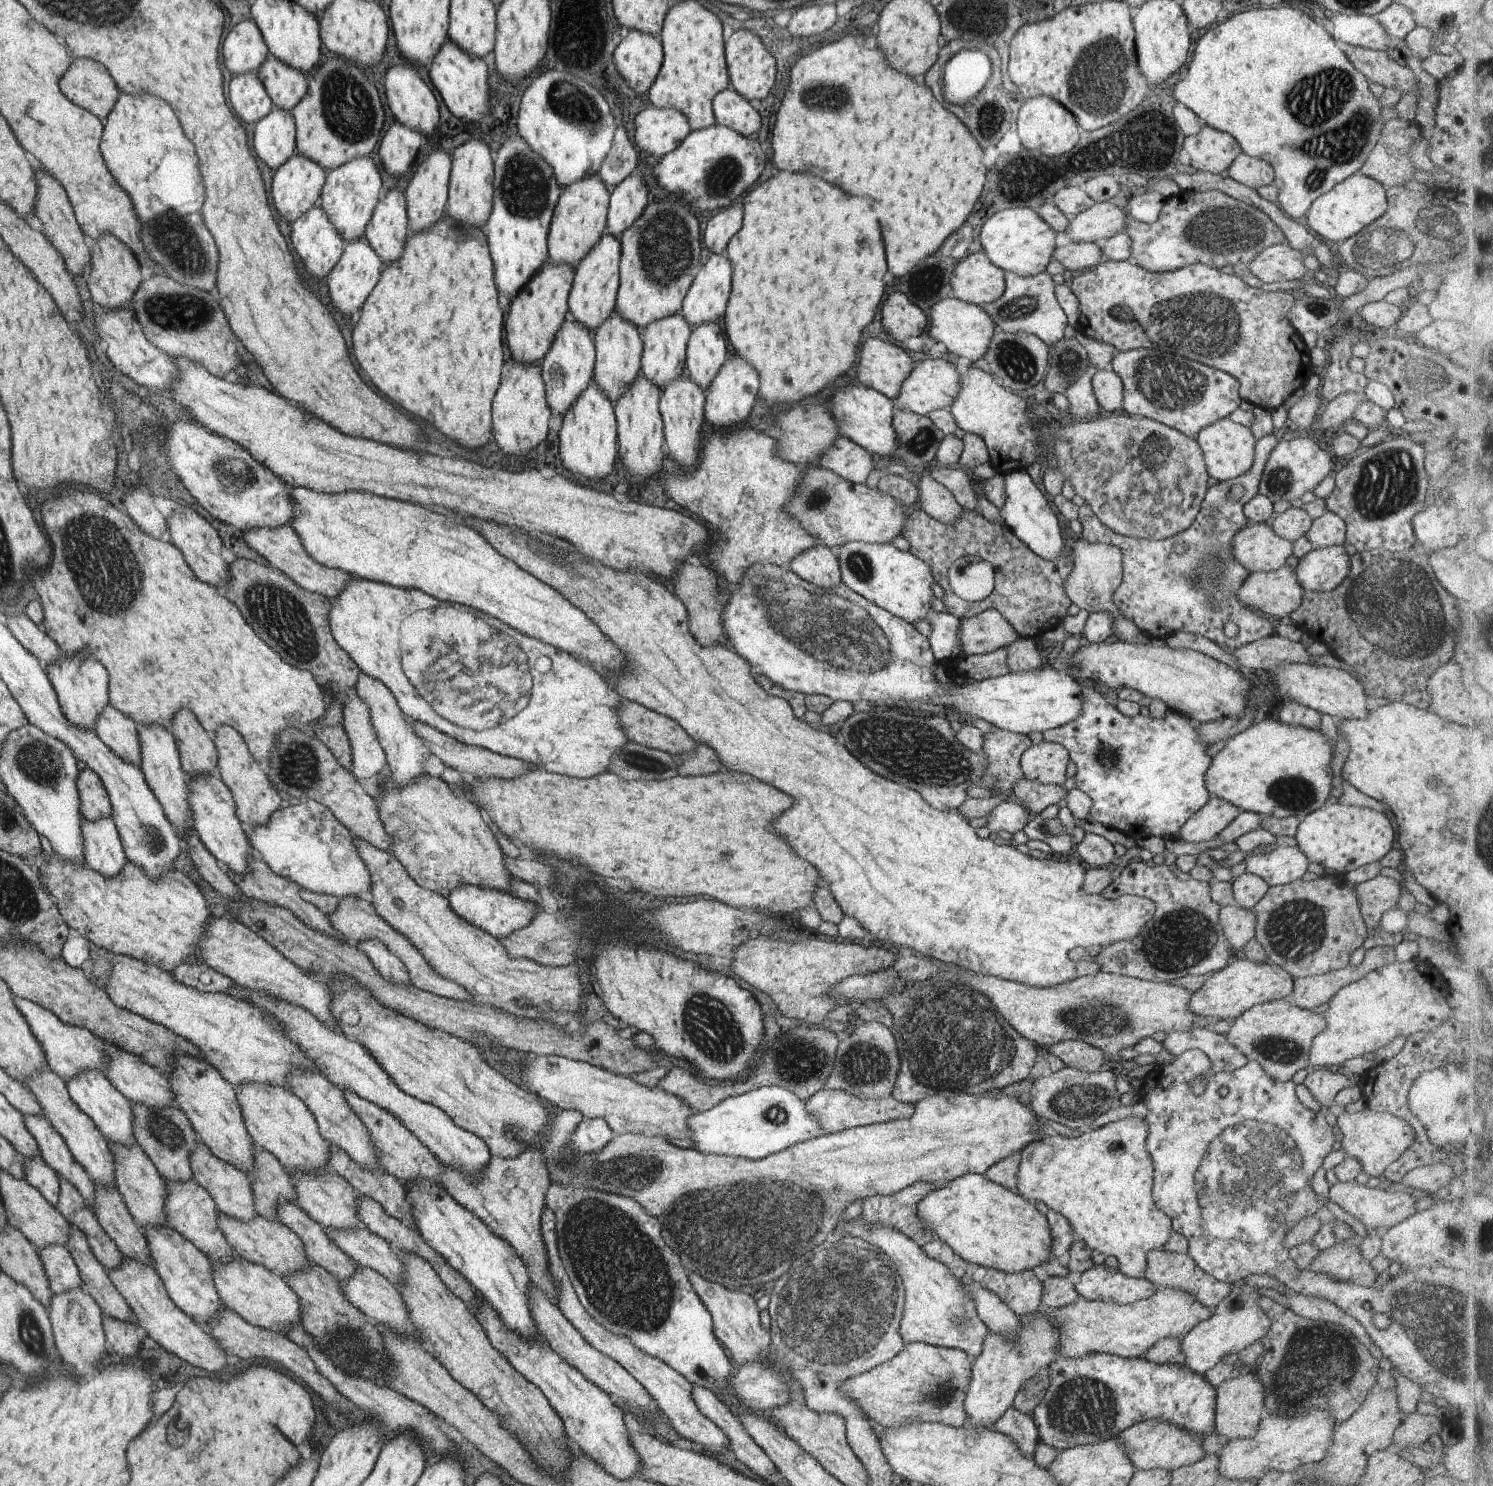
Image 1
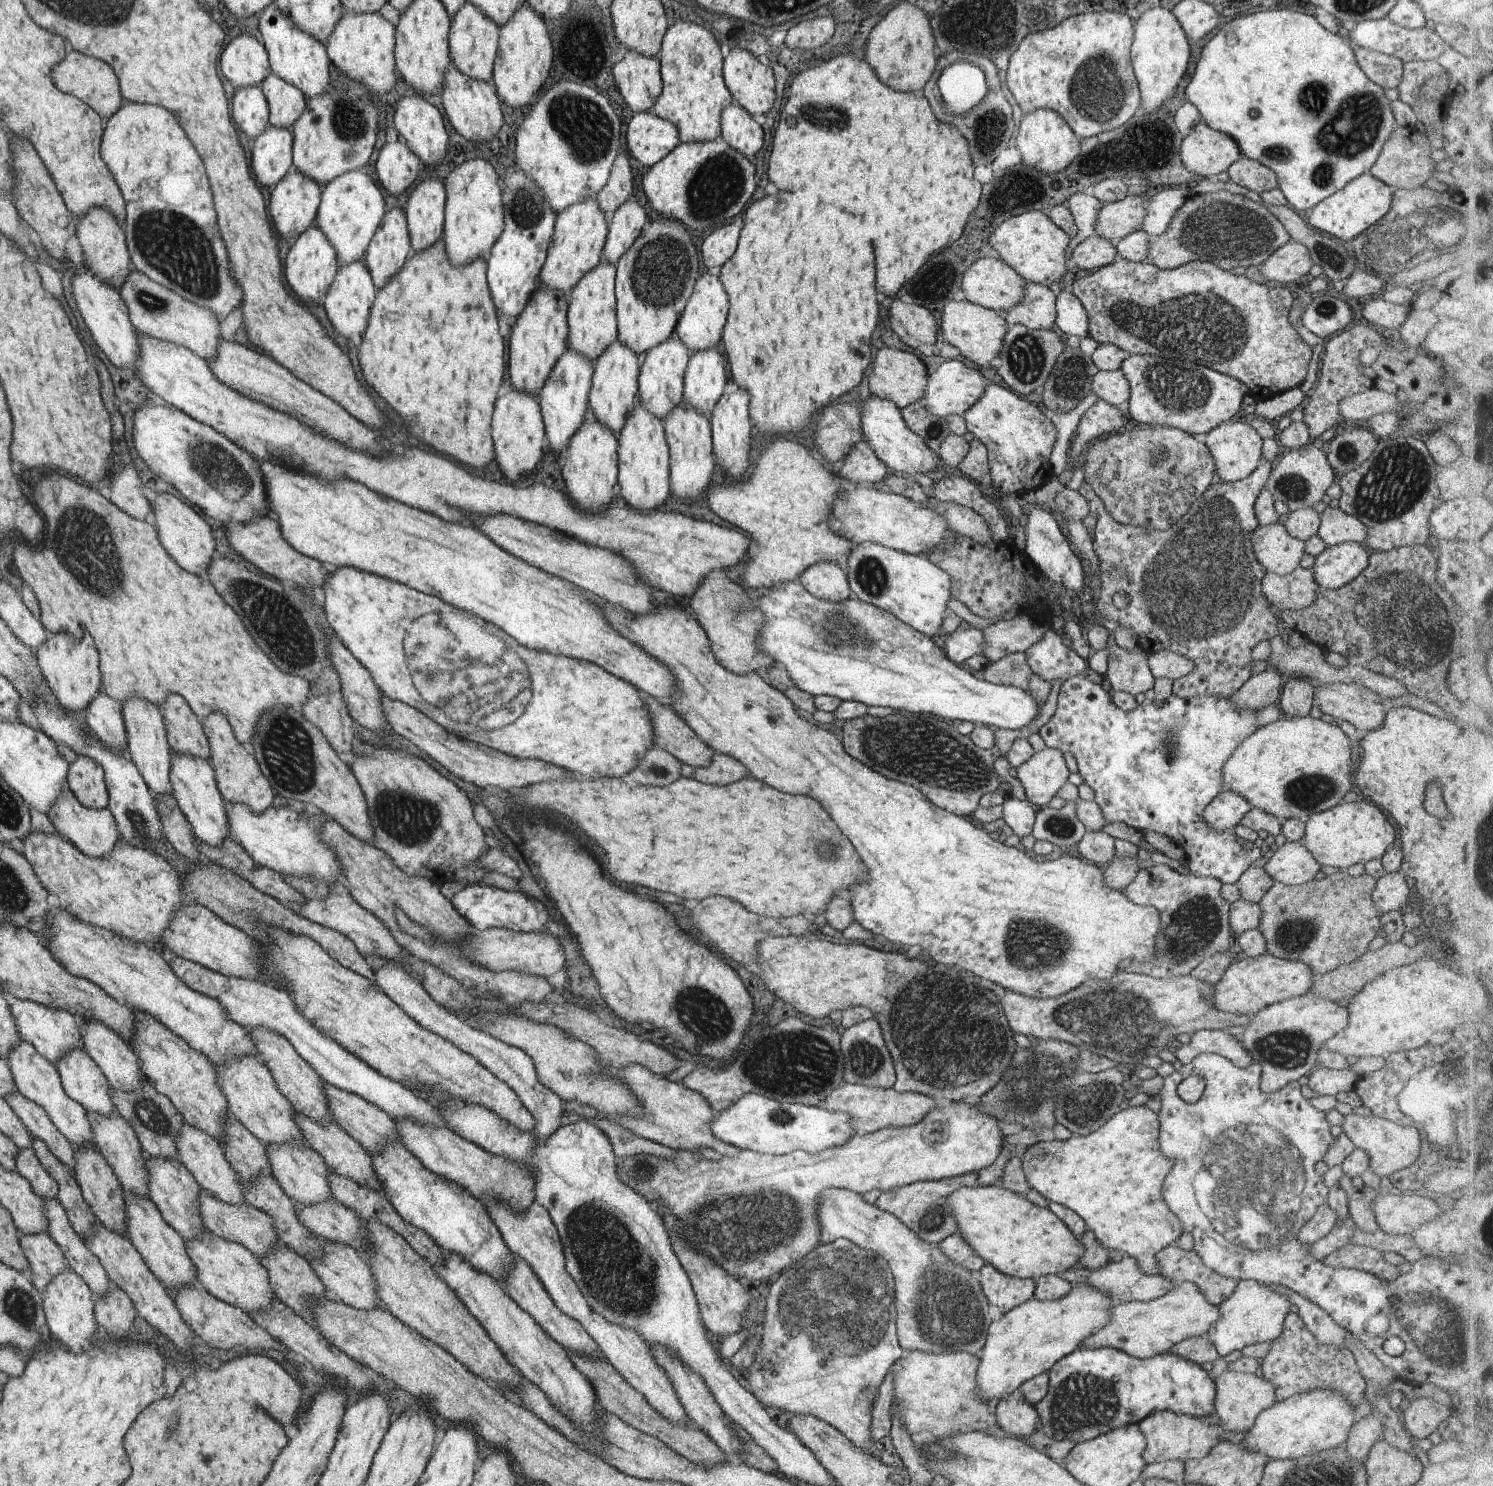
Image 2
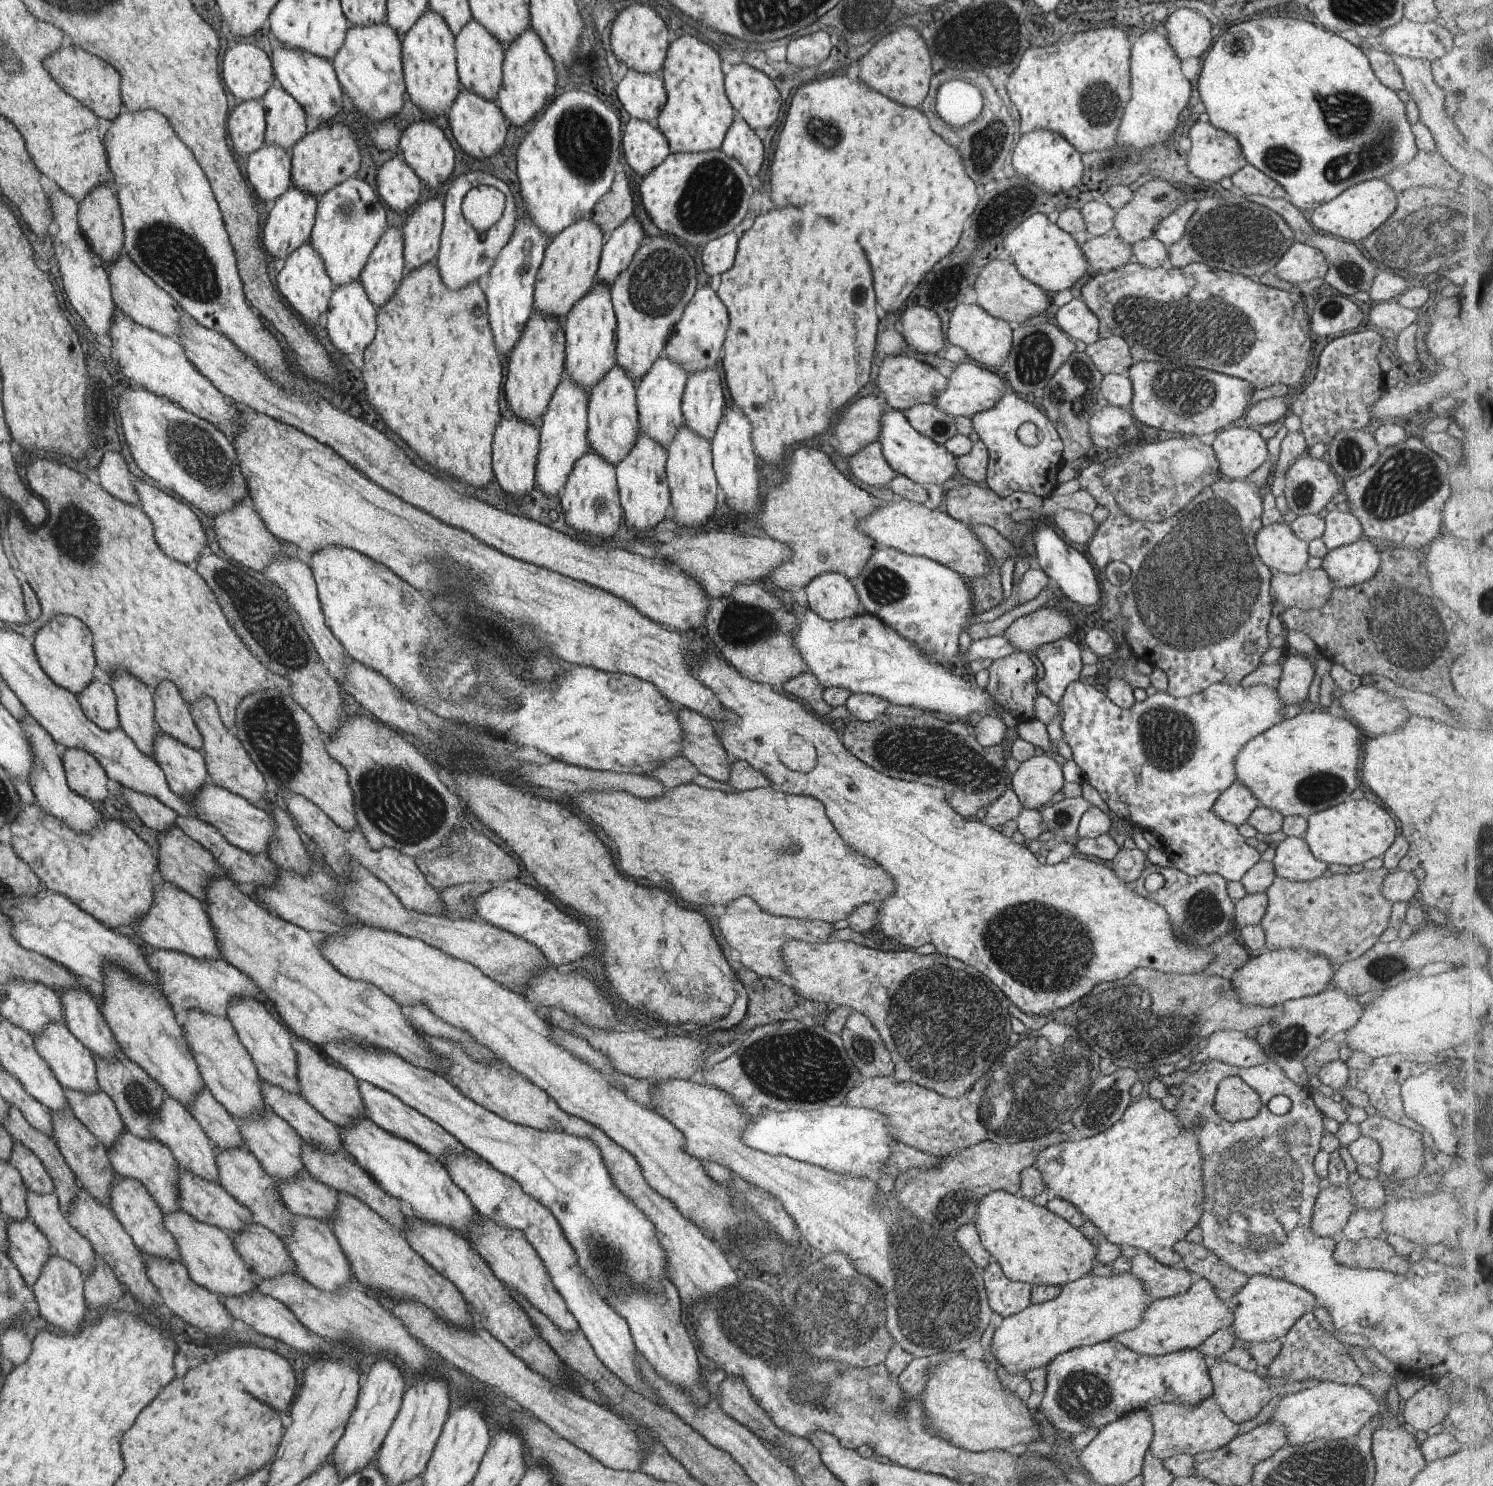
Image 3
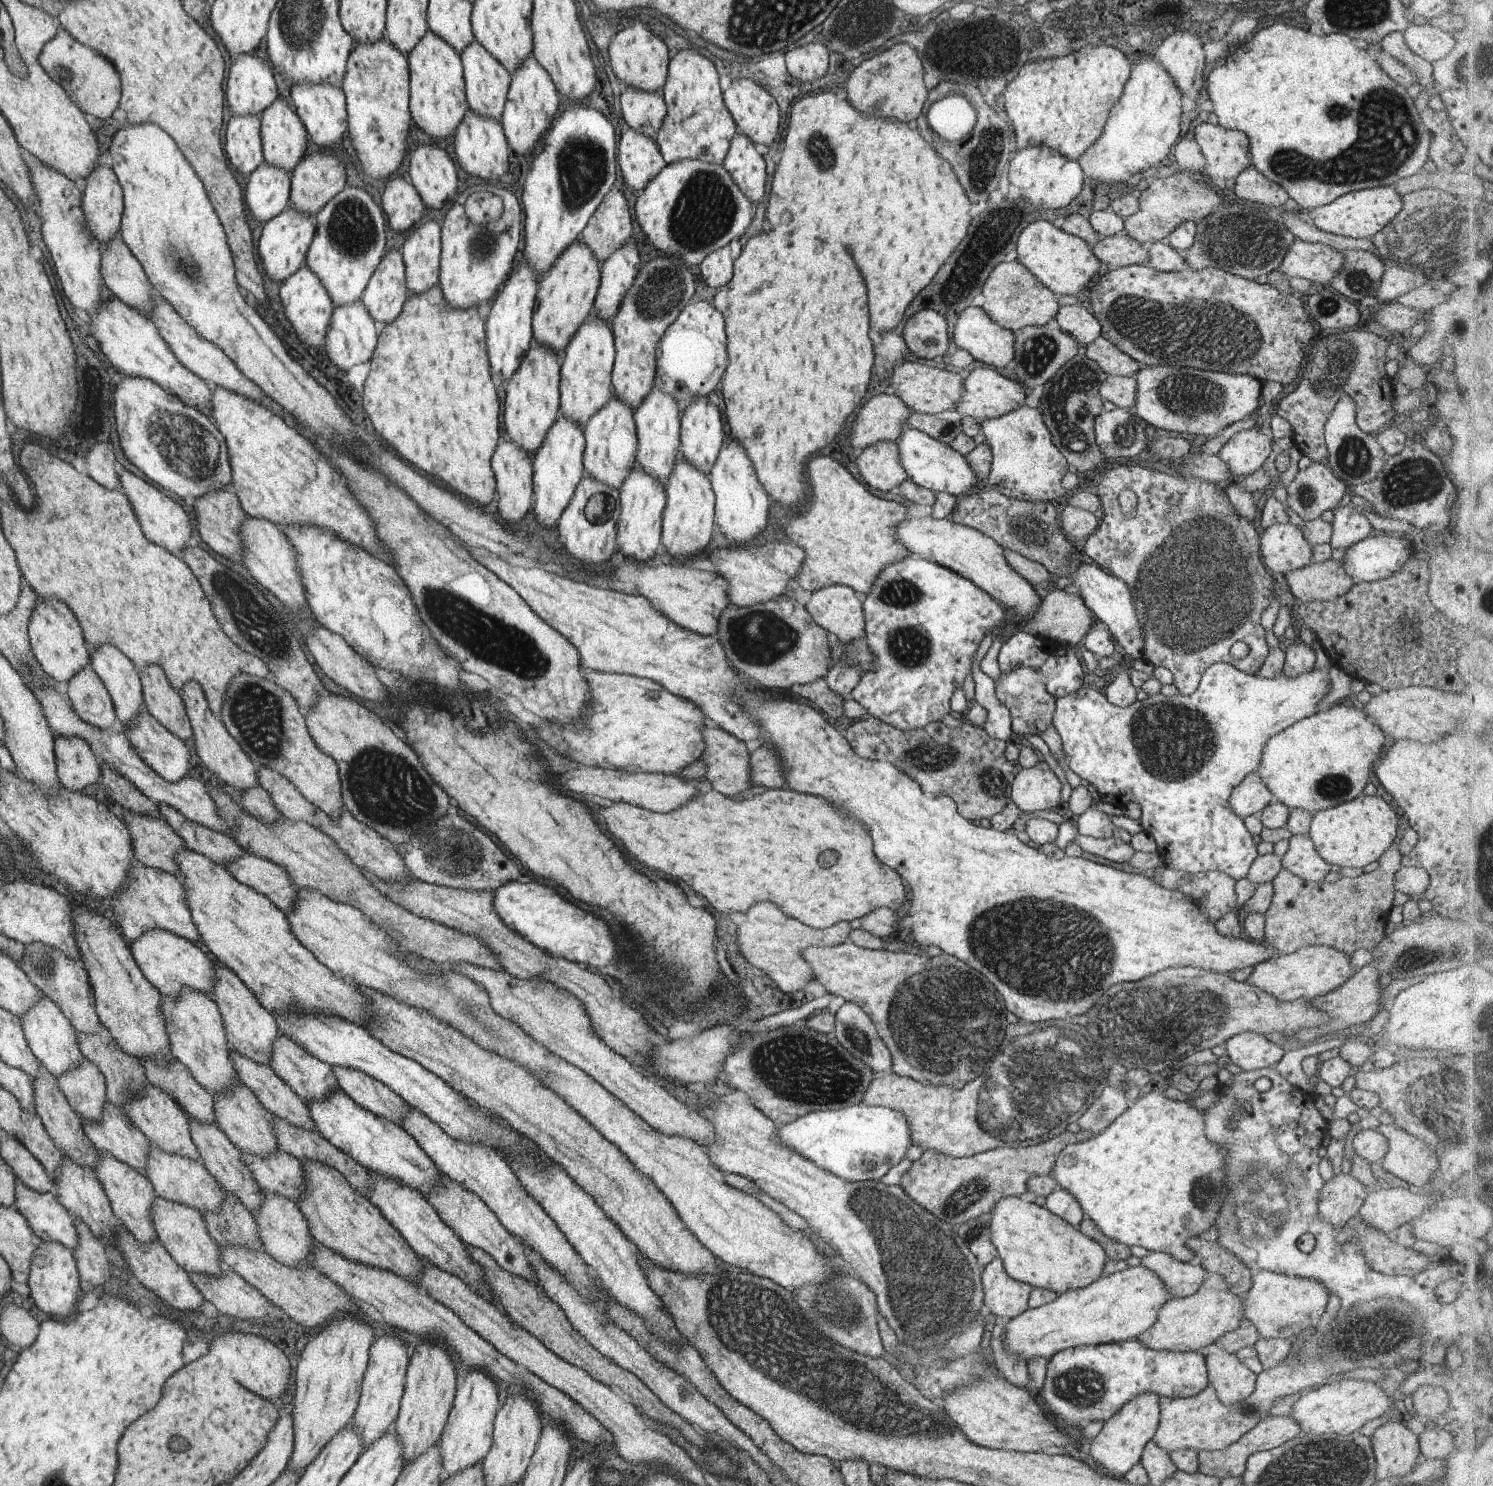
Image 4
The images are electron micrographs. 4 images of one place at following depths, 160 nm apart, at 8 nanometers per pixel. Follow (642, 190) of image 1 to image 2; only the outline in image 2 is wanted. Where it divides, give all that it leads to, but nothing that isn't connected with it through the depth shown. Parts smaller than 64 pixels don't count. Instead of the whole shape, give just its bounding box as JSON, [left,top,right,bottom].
[603,197,647,265]

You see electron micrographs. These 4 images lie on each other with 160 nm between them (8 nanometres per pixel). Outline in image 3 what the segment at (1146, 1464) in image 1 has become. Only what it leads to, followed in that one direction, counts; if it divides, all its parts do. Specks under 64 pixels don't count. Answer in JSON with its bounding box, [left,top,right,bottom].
[1148,1395,1238,1461]

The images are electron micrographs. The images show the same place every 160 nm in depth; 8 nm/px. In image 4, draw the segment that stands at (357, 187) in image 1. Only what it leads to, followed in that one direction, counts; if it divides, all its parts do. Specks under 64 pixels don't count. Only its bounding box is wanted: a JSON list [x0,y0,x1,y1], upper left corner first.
[305,188,385,307]

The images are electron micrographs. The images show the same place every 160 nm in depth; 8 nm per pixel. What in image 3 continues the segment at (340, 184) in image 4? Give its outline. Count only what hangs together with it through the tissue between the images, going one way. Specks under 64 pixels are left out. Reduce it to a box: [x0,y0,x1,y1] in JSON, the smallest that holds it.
[290,118,359,196]

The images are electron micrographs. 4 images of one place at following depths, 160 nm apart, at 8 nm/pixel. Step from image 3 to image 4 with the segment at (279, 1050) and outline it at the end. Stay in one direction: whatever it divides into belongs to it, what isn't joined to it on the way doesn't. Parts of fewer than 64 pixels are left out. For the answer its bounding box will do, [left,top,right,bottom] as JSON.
[210,963,279,1064]

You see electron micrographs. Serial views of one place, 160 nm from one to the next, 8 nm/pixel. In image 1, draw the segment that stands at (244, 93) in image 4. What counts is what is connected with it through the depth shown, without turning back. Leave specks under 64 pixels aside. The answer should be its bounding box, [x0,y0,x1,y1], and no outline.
[222,20,267,76]

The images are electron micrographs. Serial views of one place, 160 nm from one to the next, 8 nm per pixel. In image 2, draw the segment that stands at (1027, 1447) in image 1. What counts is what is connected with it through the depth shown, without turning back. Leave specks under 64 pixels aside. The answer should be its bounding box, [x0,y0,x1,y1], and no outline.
[992,1388,1038,1437]

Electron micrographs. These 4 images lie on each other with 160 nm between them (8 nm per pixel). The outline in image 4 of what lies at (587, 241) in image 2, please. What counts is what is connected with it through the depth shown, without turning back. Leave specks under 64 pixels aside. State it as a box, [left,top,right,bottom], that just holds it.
[533,240,601,359]

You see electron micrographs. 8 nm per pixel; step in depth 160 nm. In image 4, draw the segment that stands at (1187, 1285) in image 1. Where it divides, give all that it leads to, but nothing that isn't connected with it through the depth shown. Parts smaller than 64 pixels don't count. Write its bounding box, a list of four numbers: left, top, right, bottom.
[1186,1236,1252,1298]

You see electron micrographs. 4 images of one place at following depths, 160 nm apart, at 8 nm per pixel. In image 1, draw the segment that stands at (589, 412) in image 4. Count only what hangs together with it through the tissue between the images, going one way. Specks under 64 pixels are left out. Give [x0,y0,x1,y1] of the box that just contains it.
[568,234,621,335]

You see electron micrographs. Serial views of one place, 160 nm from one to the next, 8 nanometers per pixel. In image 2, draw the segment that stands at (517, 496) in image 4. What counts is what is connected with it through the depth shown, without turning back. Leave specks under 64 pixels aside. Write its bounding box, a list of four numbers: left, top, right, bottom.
[490,388,543,484]

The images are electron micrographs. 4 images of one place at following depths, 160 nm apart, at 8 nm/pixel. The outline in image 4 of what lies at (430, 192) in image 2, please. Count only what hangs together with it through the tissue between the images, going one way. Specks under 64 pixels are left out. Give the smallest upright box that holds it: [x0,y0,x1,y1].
[401,222,440,295]

